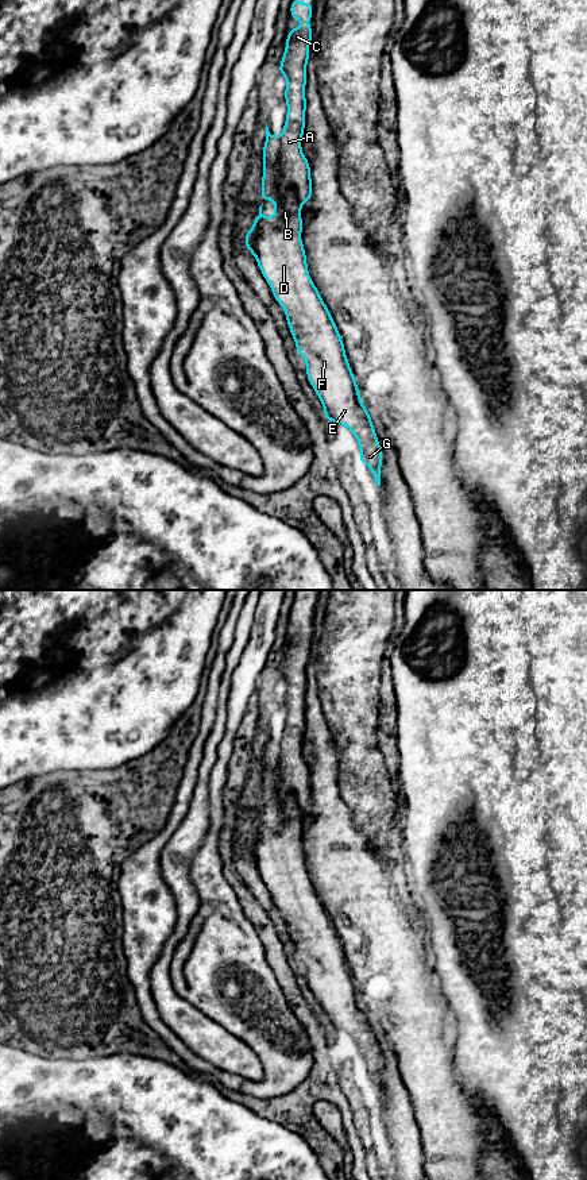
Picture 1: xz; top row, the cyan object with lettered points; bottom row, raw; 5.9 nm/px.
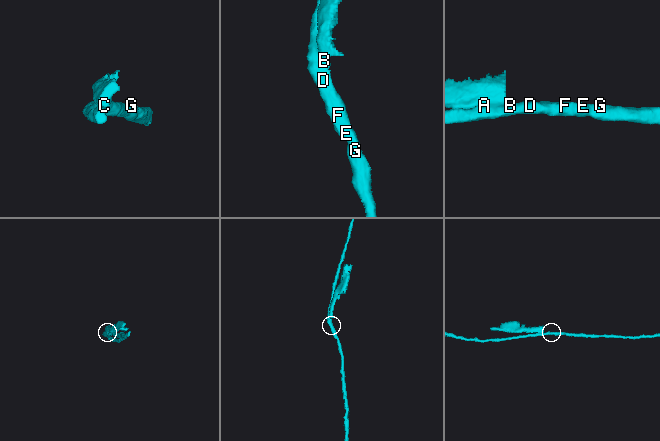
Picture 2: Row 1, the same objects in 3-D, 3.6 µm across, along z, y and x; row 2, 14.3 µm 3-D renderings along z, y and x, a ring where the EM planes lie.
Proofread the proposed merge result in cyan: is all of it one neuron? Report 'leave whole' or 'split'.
split

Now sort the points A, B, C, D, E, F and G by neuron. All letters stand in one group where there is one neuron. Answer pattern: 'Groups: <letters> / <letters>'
Groups: A C / B D E F G

